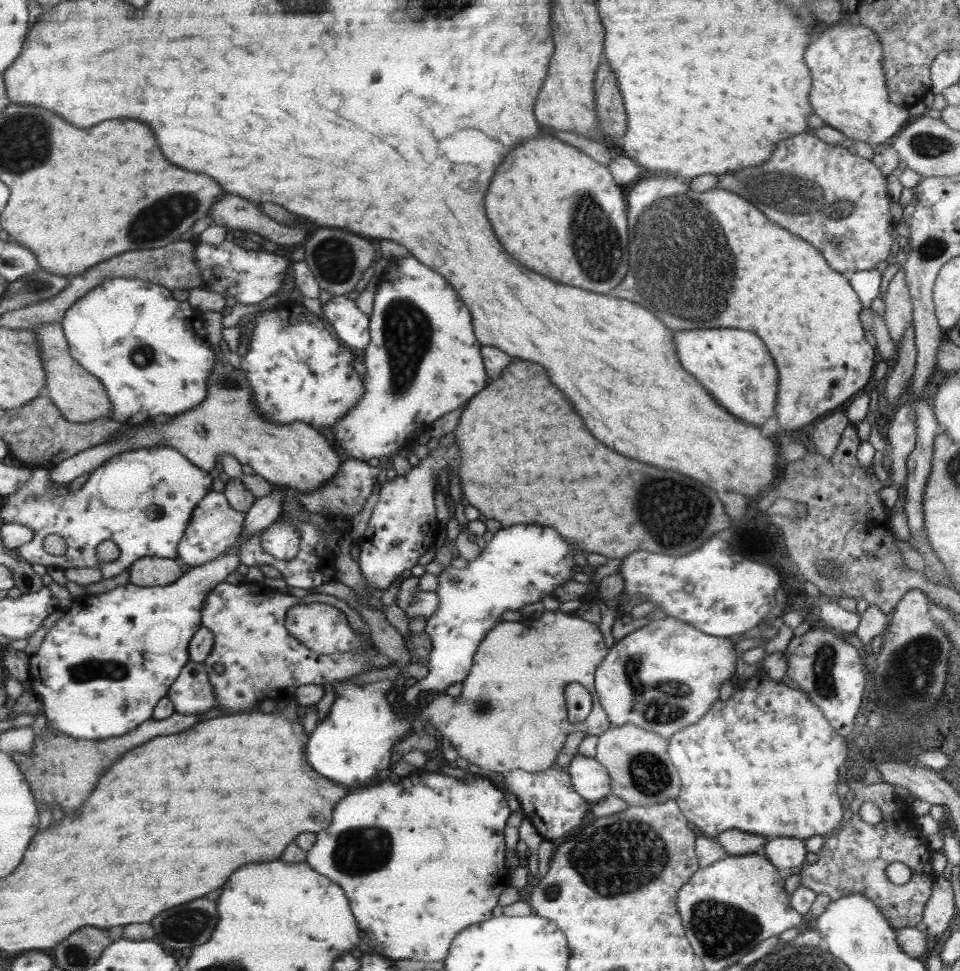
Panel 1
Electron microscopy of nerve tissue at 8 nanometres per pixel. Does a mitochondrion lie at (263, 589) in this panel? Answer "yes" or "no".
no

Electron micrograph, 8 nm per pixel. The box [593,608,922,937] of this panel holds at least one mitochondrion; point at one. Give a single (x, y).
(659, 705)

